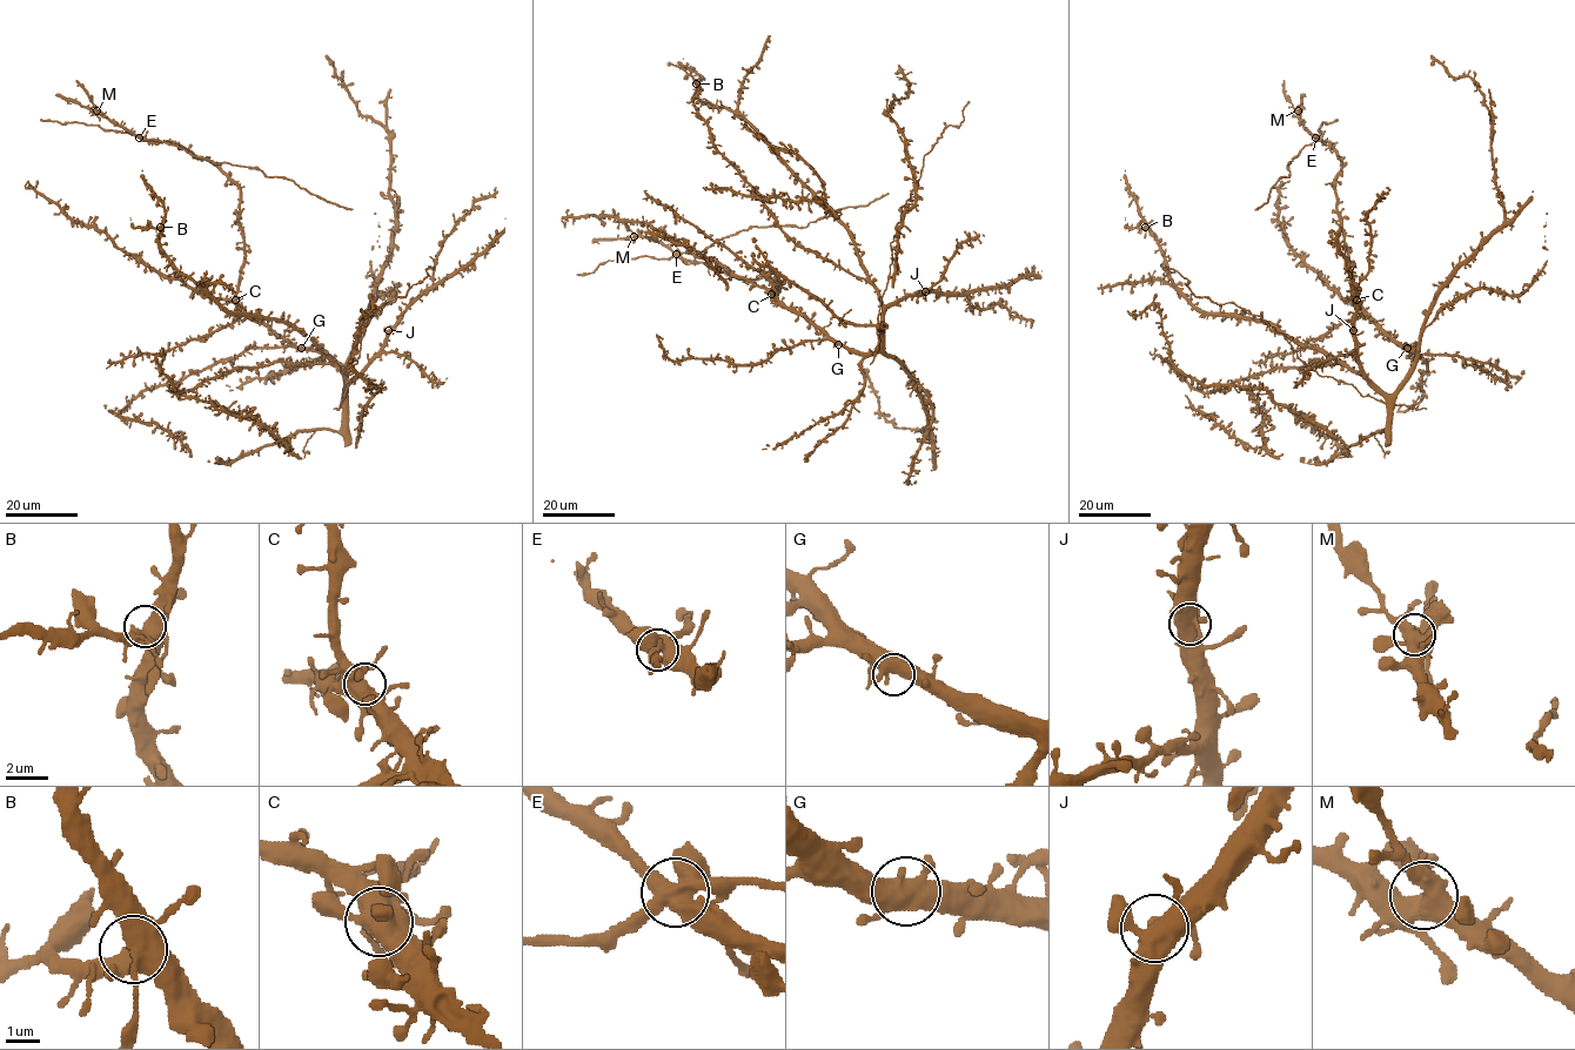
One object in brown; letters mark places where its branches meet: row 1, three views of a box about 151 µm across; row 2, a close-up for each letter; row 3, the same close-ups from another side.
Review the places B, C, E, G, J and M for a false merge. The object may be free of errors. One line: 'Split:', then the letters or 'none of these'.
Split: E

